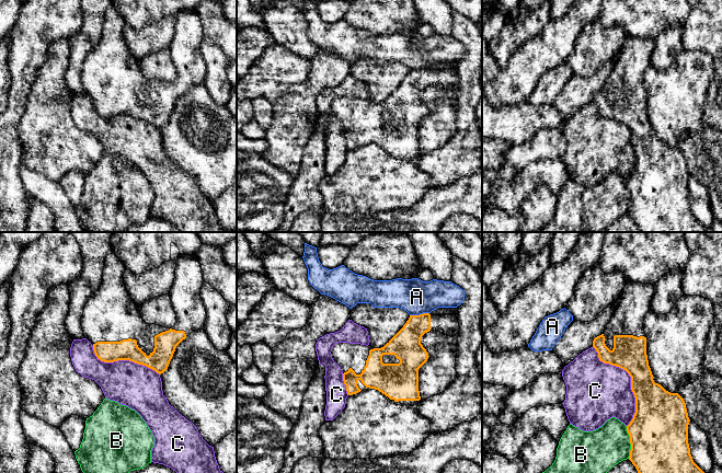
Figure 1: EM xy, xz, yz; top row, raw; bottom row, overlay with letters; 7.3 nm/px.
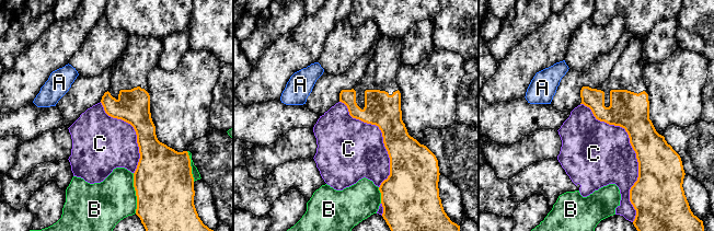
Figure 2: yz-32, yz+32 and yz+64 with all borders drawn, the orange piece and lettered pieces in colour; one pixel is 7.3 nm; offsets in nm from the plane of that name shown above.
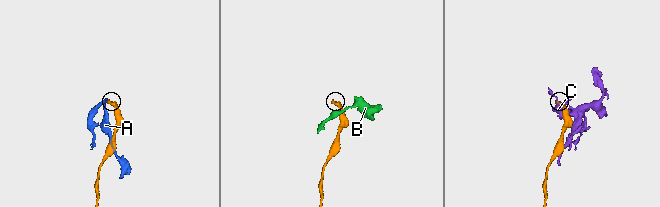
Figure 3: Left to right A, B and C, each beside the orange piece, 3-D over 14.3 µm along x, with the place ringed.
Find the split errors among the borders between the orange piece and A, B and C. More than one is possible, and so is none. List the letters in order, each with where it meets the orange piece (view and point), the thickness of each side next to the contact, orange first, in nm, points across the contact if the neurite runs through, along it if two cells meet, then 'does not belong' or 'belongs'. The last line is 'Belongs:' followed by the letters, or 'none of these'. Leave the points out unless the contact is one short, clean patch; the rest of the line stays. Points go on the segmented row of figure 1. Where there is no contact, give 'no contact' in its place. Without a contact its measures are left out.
A: xz (420, 314) | 220/260 nm | along xz (428, 312), (410, 315) | does not belong
B: yz (630, 442) | 440/320 nm | does not belong
C: yz (631, 379) | 280/420 nm | does not belong
Belongs: none of these

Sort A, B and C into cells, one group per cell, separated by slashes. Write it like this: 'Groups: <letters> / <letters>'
Groups: A / B / C

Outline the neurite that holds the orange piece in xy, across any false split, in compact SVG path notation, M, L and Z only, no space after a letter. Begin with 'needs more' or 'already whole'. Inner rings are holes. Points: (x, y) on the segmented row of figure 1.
needs more; M112 252L105 258L102 284L89 298L81 318L81 326L92 345L98 359L104 362L129 360L163 373L173 357L176 346L192 332L204 327L207 313L200 298L204 285L202 267L196 255L181 255L176 259L175 278L169 297L176 314L172 328L147 324L140 316L139 305L129 296L124 284L126 266Z

